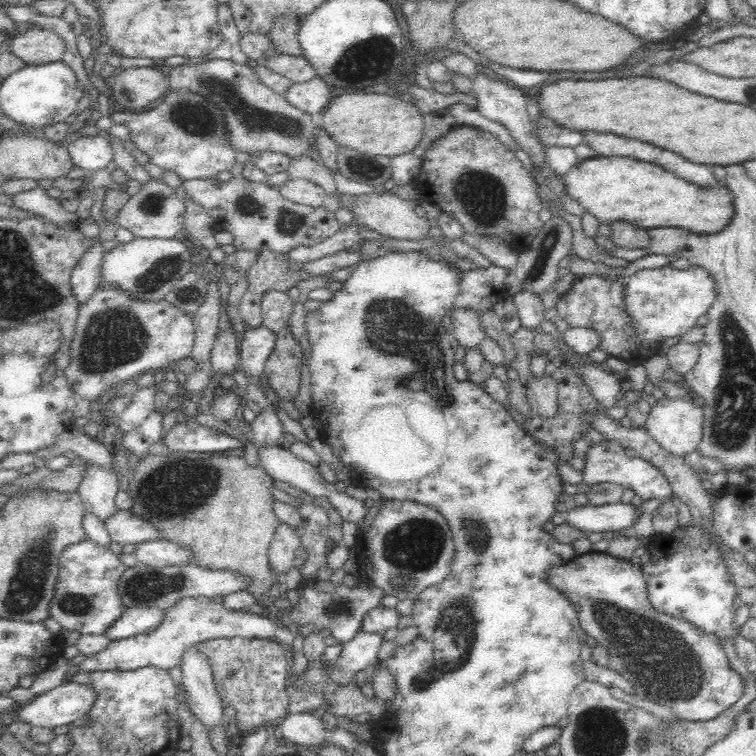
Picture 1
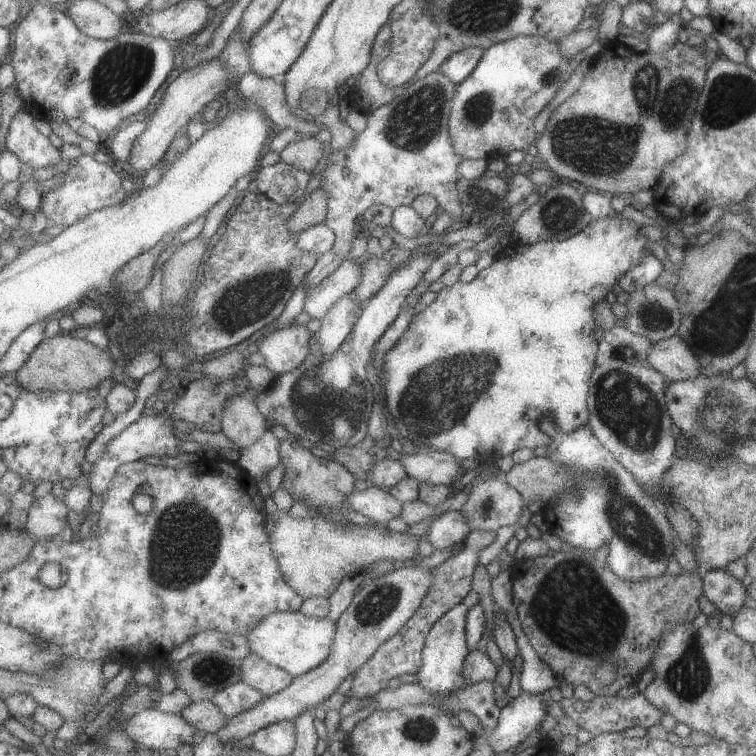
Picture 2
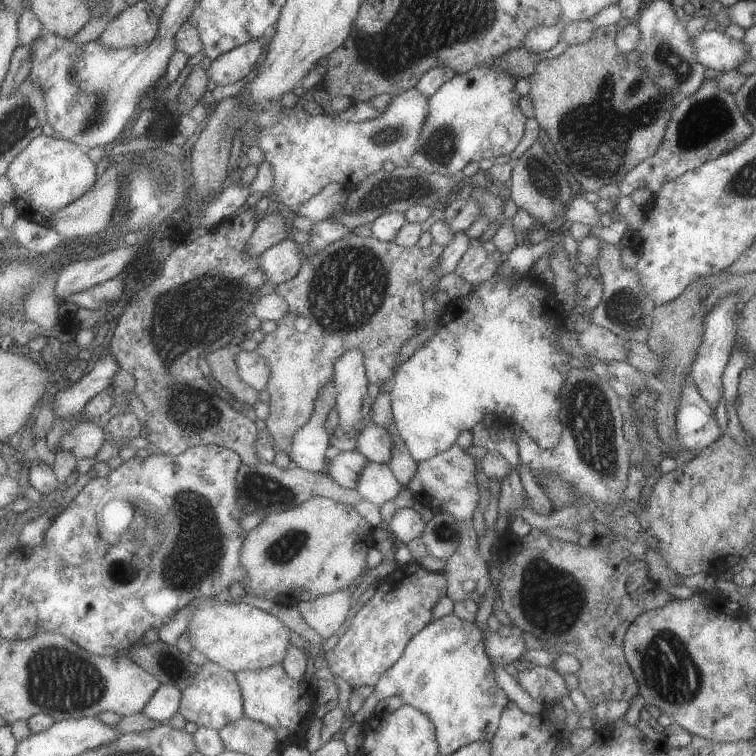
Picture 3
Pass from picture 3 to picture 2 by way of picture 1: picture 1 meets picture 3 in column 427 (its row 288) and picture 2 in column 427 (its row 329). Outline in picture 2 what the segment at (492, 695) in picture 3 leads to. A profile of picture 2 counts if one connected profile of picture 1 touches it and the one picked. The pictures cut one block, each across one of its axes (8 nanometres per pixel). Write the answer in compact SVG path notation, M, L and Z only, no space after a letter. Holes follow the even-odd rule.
M465 604L454 606L438 623L435 623L426 640L426 647L423 649L423 668L416 674L416 679L433 694L451 694L470 686L463 676L463 666L470 655L466 630L468 614L469 608Z

